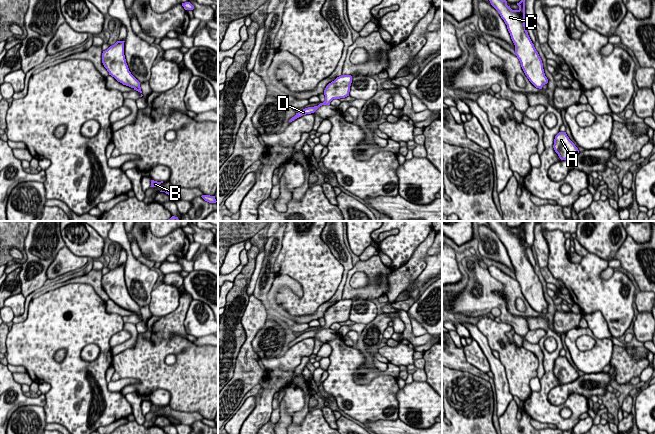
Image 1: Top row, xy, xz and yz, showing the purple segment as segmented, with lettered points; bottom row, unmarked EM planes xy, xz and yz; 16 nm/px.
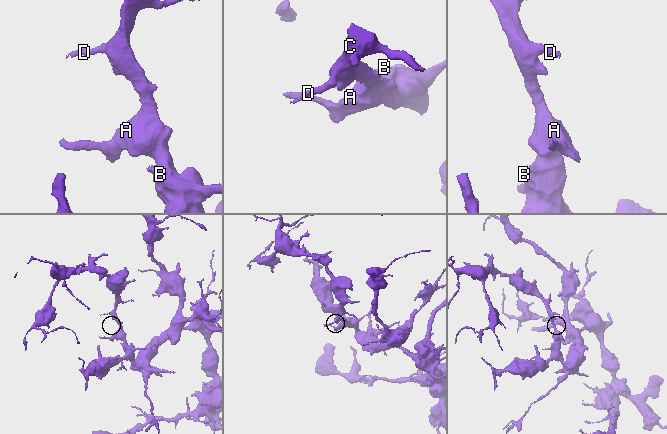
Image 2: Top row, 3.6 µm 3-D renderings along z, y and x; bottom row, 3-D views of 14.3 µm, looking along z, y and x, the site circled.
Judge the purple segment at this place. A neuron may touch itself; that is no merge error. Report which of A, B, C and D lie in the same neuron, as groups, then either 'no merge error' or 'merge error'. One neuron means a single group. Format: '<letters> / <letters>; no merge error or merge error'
A B C D; no merge error

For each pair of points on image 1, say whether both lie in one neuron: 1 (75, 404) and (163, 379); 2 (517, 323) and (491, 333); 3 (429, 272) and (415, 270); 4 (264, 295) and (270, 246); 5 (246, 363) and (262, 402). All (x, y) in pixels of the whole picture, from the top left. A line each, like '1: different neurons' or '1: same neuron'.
1: different neurons
2: different neurons
3: different neurons
4: same neuron
5: different neurons

